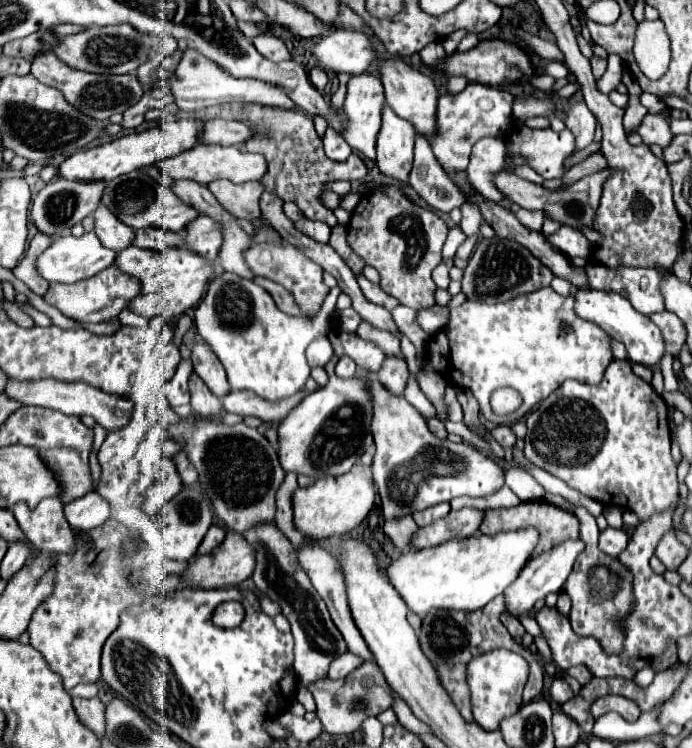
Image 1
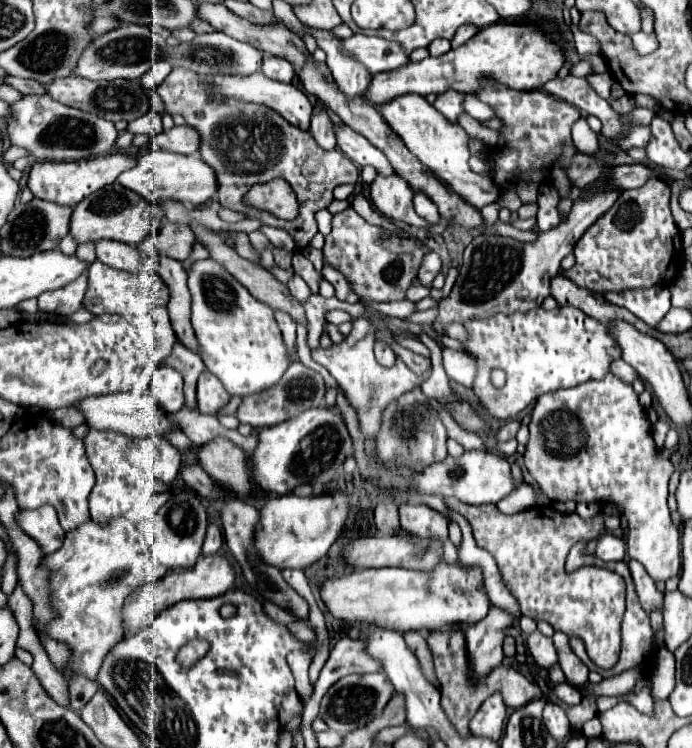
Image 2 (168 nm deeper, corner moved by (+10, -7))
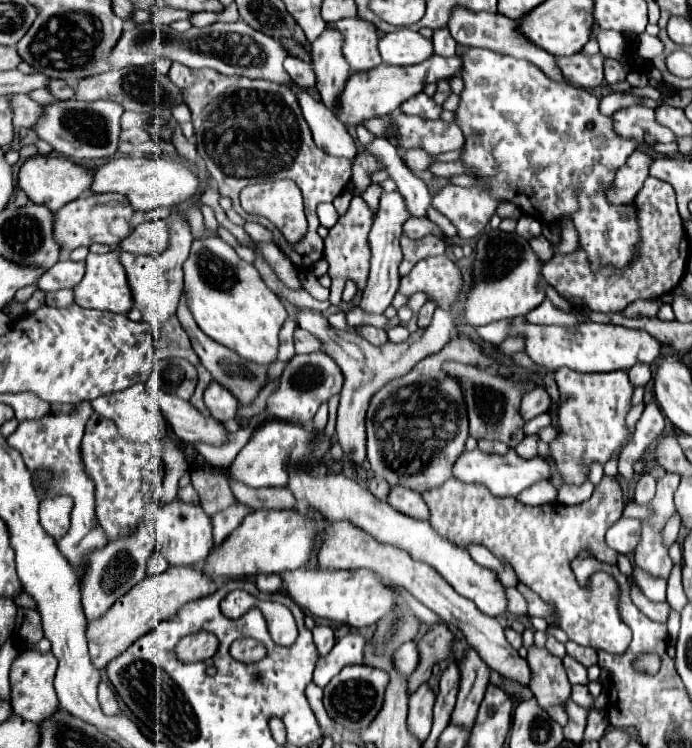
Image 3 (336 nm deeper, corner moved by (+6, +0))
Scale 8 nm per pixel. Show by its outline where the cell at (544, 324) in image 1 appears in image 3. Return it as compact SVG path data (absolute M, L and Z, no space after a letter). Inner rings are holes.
M512 319L512 335L526 335L526 353L536 365L550 371L560 367L570 367L582 373L606 373L618 369L630 369L636 363L654 363L662 353L662 343L650 333L640 329L626 329L618 325L602 323L580 323L578 329L558 329L548 325L526 325L526 319Z

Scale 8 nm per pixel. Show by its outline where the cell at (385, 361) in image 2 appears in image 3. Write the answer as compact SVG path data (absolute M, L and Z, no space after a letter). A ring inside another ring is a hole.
M360 325L360 327L356 327L354 331L356 331L360 337L364 337L366 341L370 341L372 345L382 345L382 343L386 343L386 339L388 339L388 335L386 335L384 329L370 327L370 325Z

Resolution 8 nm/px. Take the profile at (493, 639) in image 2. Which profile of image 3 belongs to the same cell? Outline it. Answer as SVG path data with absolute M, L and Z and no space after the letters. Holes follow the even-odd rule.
M470 649L466 653L464 661L460 661L458 665L460 665L460 675L462 675L460 677L460 693L458 693L456 707L450 715L450 723L472 729L480 701L486 691L486 685L490 683L490 669L478 657L478 653L474 653L474 649Z

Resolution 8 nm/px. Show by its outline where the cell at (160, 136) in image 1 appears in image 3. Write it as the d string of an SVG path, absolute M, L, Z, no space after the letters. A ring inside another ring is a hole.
M36 155L26 159L20 165L18 171L18 187L26 193L26 197L36 203L48 207L52 213L56 213L66 203L74 201L76 197L82 197L90 189L90 171L84 167L64 159L64 157L48 157L48 155Z

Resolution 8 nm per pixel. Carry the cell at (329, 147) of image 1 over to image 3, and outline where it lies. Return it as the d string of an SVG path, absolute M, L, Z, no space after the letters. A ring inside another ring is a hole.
M326 27L324 33L310 45L312 51L312 69L318 77L318 91L322 95L322 103L326 107L334 107L338 99L338 91L346 85L346 77L350 77L348 61L342 57L344 37L334 27Z

